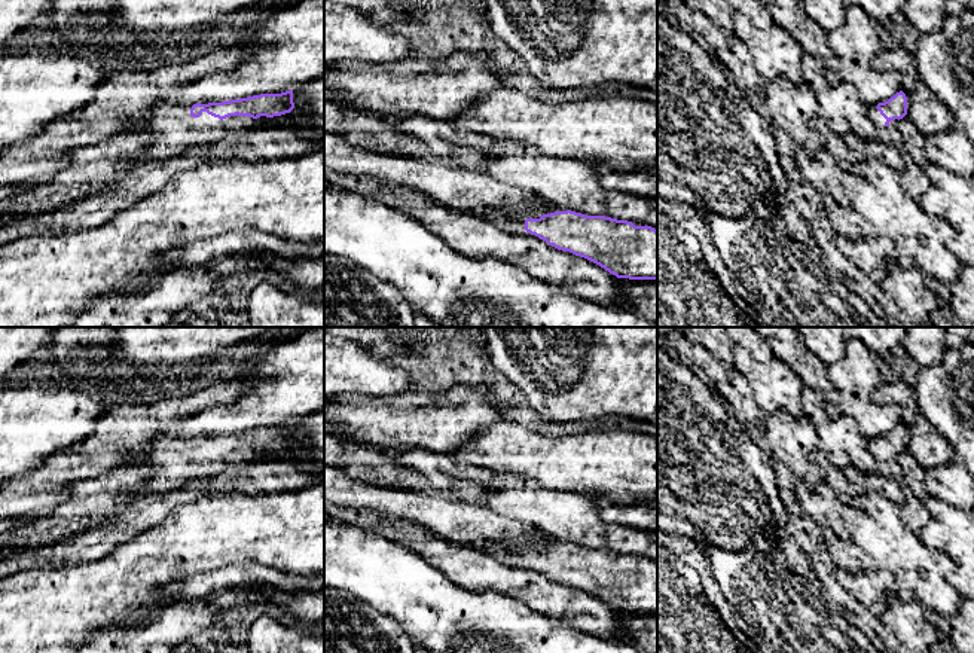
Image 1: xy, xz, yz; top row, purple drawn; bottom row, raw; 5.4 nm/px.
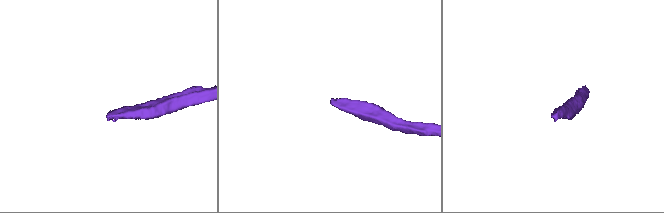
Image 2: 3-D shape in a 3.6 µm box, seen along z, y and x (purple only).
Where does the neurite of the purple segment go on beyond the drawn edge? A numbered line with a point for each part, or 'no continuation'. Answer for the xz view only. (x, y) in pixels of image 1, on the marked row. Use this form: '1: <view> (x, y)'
1: xz (515, 225)

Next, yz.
1: yz (889, 134)

